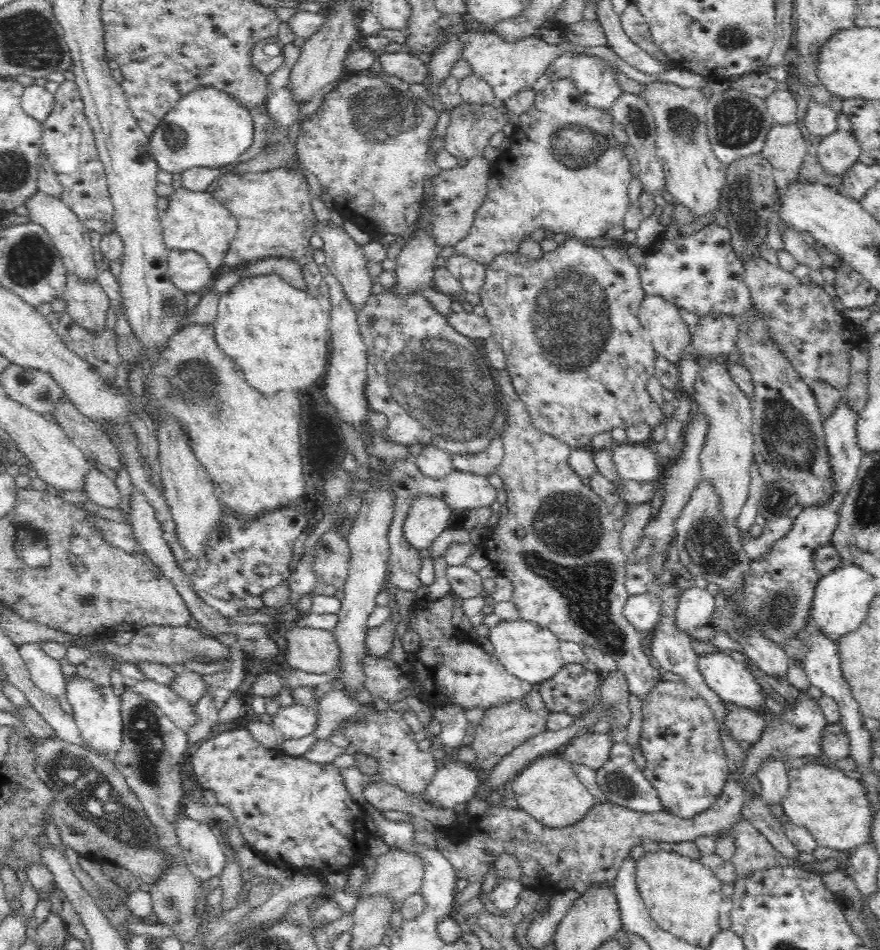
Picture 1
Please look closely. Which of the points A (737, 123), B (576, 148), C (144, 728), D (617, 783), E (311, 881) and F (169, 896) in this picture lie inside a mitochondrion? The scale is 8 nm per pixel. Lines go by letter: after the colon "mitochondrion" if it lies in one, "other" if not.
A: mitochondrion
B: mitochondrion
C: mitochondrion
D: mitochondrion
E: other
F: mitochondrion

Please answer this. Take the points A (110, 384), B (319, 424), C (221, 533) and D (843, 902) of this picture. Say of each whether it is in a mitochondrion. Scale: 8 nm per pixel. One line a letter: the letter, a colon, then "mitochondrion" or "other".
A: other
B: other
C: other
D: other

